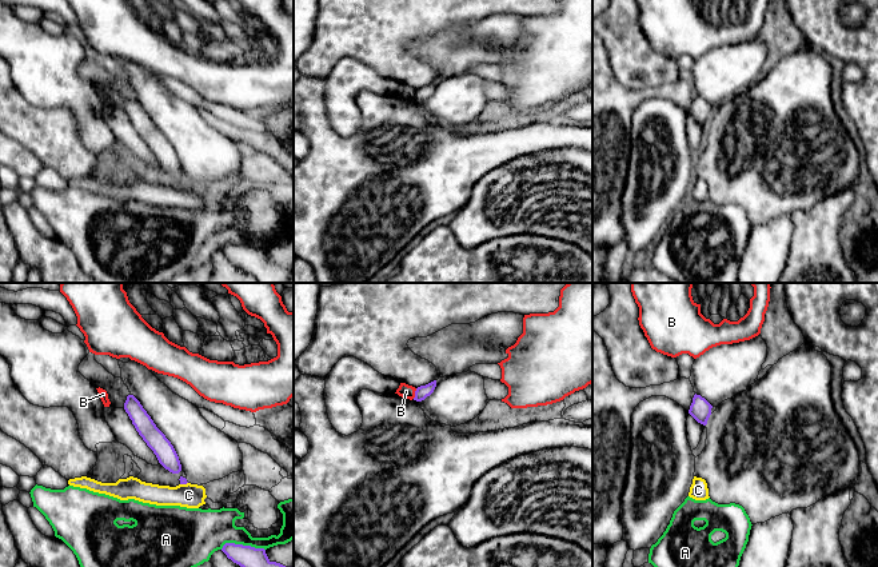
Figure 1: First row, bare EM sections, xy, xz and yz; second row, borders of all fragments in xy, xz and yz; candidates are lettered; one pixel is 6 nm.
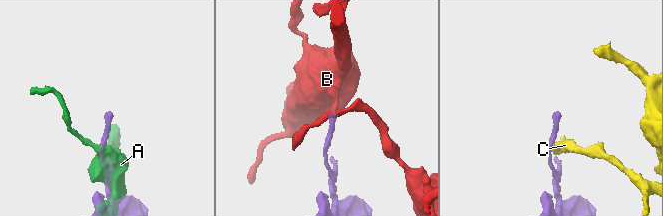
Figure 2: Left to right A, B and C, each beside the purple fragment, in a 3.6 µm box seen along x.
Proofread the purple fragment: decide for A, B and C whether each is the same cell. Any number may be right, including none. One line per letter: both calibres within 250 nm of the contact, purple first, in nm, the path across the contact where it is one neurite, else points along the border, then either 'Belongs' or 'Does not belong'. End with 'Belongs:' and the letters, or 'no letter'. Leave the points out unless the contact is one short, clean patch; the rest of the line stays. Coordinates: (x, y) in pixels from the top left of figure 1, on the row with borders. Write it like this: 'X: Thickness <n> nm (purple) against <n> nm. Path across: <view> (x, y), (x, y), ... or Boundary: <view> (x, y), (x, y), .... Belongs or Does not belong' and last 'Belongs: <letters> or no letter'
A: Thickness 130 nm (purple) against 280 nm. Does not belong
B: Thickness 80 nm (purple) against 90 nm. Boundary: xz (416, 388), (412, 398). Does not belong
C: Thickness 50 nm (purple) against 150 nm. Boundary: xy (187, 482), (180, 484). Does not belong
Belongs: no letter

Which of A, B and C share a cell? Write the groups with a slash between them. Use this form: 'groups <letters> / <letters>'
groups A / B / C

